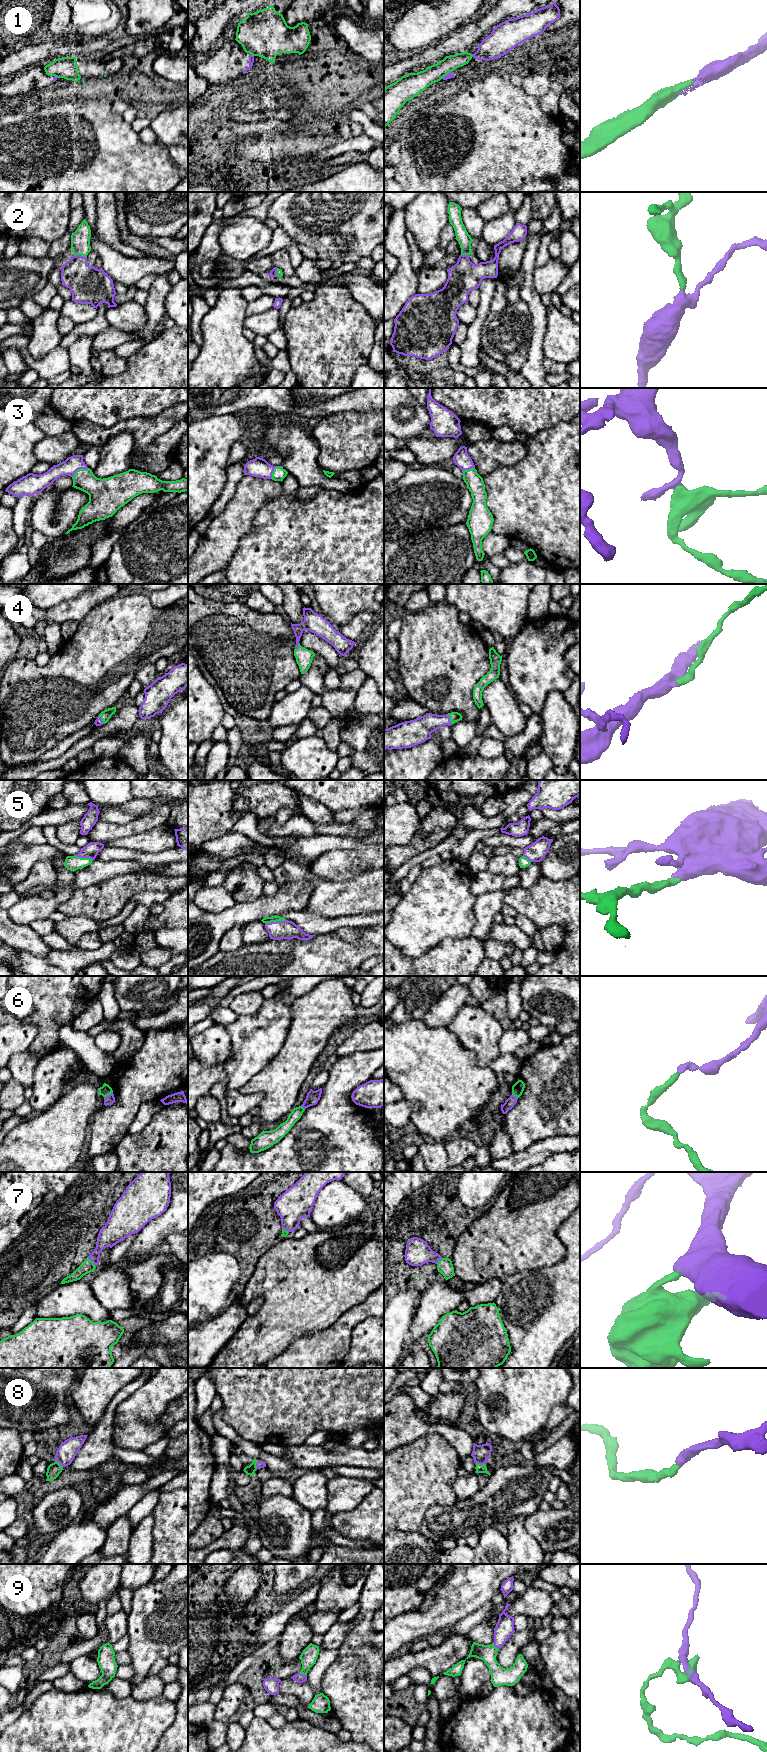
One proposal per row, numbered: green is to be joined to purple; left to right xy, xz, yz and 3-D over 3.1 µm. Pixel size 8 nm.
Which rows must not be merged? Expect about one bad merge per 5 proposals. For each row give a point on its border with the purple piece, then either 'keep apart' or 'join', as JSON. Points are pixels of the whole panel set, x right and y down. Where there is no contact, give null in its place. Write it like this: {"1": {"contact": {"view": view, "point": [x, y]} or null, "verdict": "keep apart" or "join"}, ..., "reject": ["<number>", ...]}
{"1": {"contact": {"view": "xz", "point": [252, 55]}, "verdict": "keep apart"}, "2": {"contact": {"view": "xy", "point": [80, 255]}, "verdict": "join"}, "3": {"contact": {"view": "xy", "point": [79, 468]}, "verdict": "join"}, "4": {"contact": {"view": "yz", "point": [449, 719]}, "verdict": "join"}, "5": {"contact": {"view": "xz", "point": [275, 922]}, "verdict": "join"}, "6": {"contact": {"view": "xy", "point": [108, 1095]}, "verdict": "keep apart"}, "7": {"contact": {"view": "xy", "point": [92, 1261]}, "verdict": "join"}, "8": {"contact": {"view": "yz", "point": [481, 1464]}, "verdict": "join"}, "9": {"contact": {"view": "xz", "point": [302, 1674]}, "verdict": "join"}, "reject": ["1", "6"]}

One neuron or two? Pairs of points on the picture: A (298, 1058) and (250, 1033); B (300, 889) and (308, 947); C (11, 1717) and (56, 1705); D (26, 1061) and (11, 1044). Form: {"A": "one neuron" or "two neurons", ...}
{"A": "two neurons", "B": "two neurons", "C": "two neurons", "D": "two neurons"}

